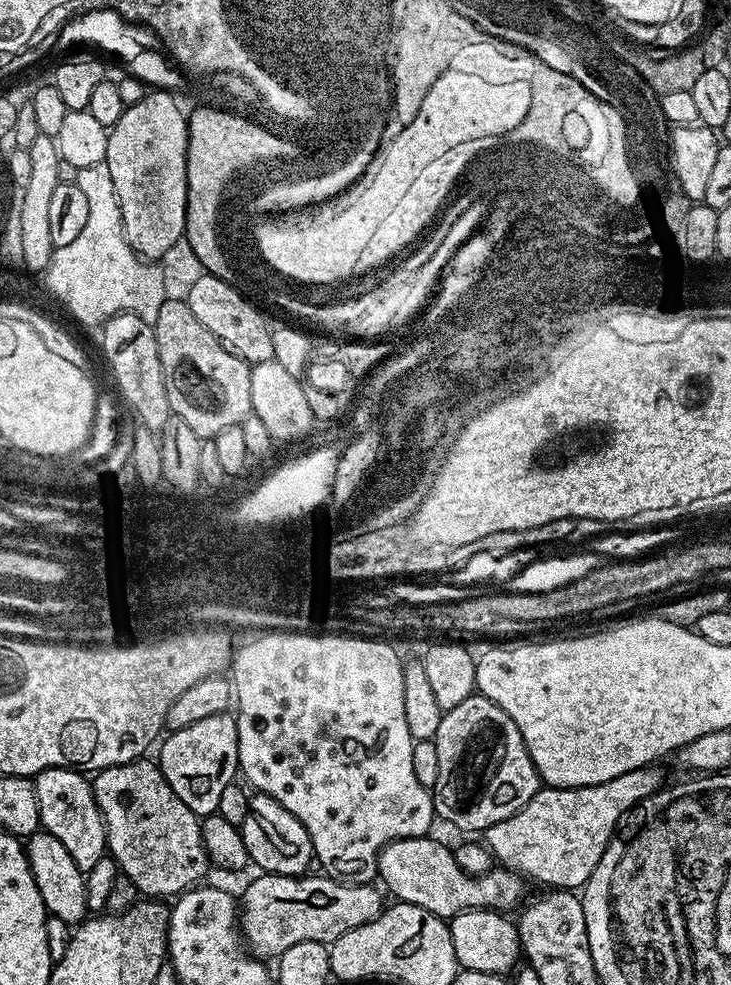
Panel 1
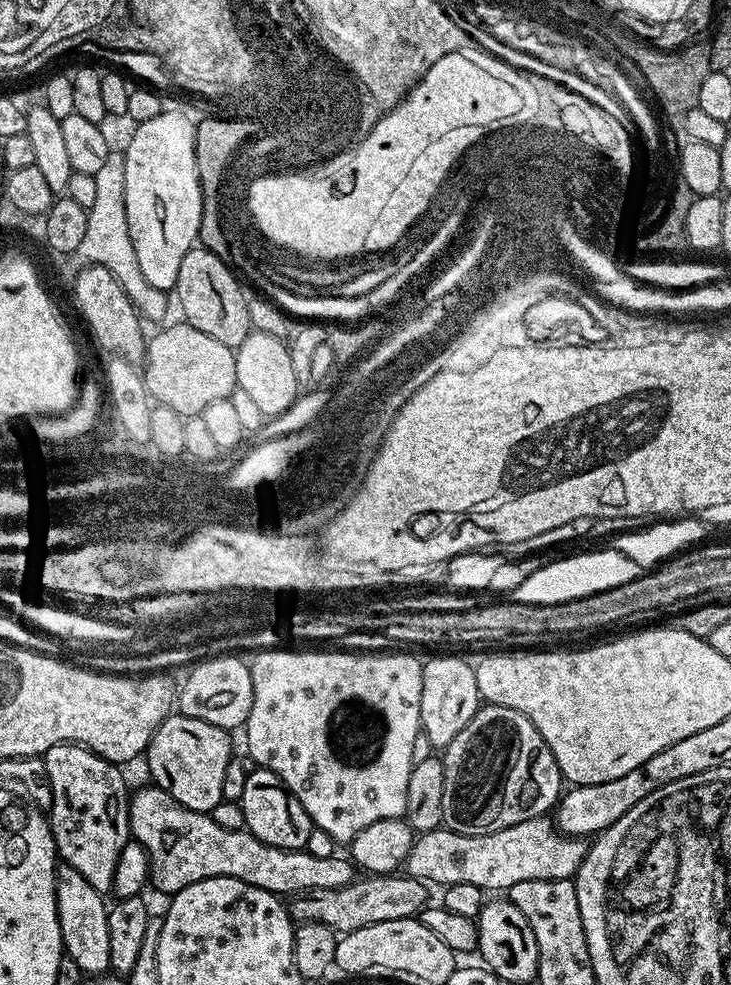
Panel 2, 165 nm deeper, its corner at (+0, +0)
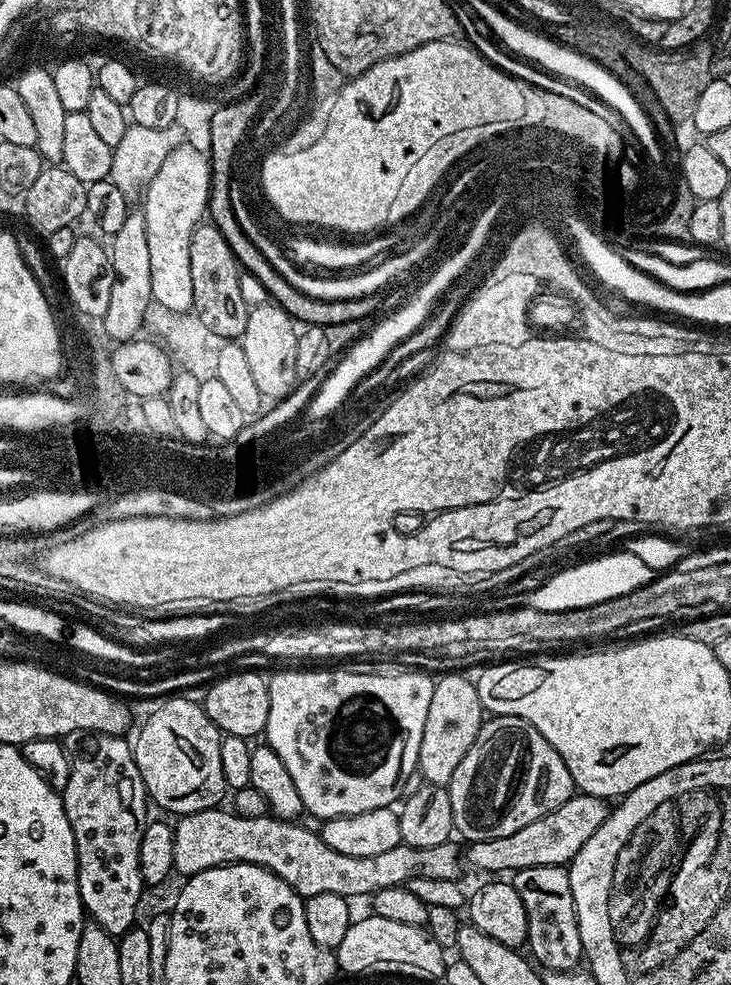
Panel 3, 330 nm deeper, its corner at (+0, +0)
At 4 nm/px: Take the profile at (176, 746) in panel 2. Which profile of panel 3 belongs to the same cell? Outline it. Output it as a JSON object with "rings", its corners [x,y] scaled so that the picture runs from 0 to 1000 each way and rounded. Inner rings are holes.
{"rings":[[[241,705],[234,709],[224,709],[218,712],[219,715],[208,724],[202,727],[202,732],[192,739],[192,744],[187,745],[186,751],[183,750],[183,762],[186,764],[186,777],[189,782],[194,786],[194,794],[197,795],[198,805],[205,809],[207,815],[215,816],[219,820],[226,820],[230,824],[241,824],[242,829],[259,828],[267,824],[275,824],[283,820],[297,819],[302,815],[301,811],[305,810],[306,804],[309,808],[309,797],[306,795],[306,787],[304,786],[304,761],[301,760],[301,753],[304,750],[304,744],[301,740],[293,737],[293,733],[287,728],[279,724],[278,718],[272,714],[268,715],[263,711],[256,711],[256,706]]]}

